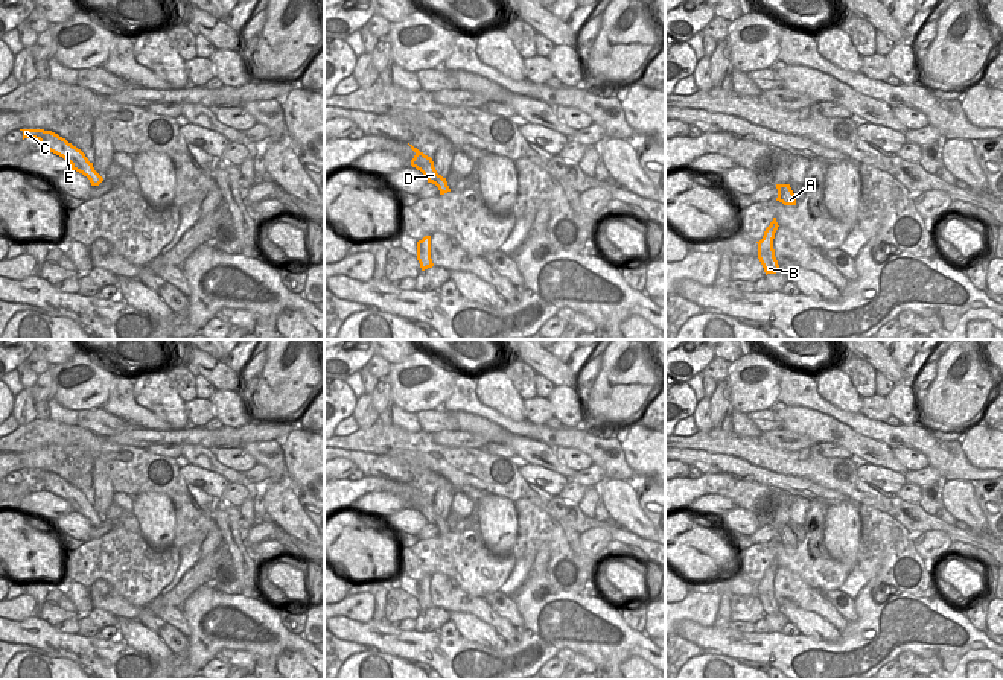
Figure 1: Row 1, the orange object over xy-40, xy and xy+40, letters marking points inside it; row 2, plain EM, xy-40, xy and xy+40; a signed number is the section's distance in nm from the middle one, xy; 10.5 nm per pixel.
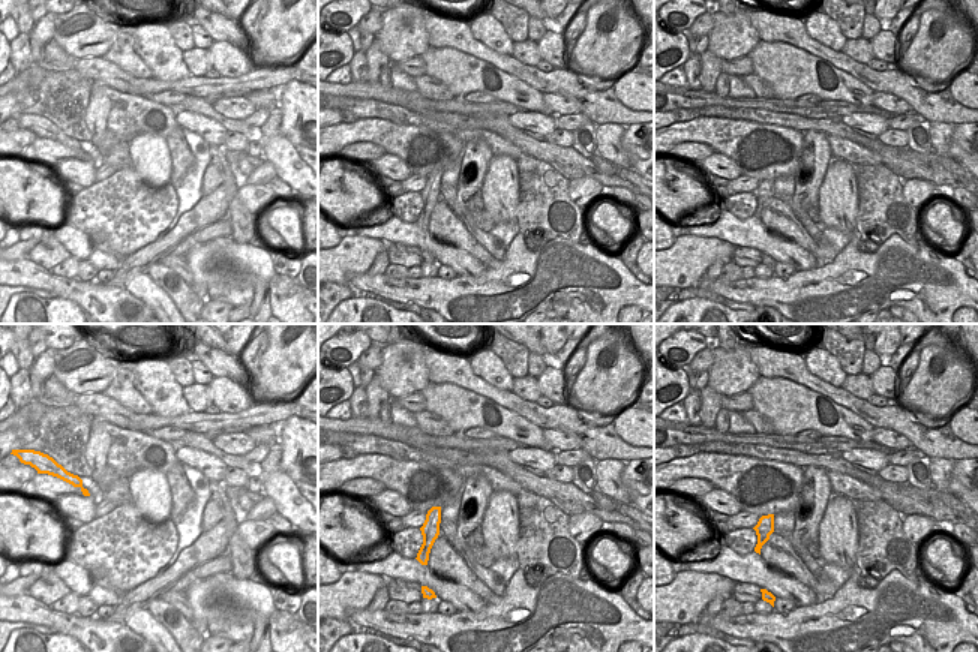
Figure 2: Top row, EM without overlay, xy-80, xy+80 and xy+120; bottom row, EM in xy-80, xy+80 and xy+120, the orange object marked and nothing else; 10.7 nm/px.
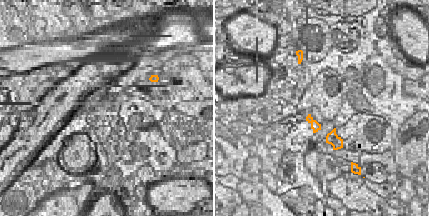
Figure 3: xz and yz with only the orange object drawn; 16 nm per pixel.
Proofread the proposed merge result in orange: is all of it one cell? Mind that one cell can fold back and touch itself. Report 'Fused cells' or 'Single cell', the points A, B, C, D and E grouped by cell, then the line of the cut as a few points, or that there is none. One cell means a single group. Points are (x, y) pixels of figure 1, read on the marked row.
Fused cells. Groups: A B / C D E. Split along xy+40 (789, 184), (776, 187).

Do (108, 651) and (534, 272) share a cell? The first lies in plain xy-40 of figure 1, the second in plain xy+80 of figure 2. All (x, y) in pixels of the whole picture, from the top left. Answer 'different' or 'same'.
same

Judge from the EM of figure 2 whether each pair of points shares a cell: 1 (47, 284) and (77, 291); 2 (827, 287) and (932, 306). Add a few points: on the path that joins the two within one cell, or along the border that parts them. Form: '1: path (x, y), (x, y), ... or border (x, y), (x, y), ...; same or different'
1: path (54, 284), (69, 288); same
2: path (852, 284), (906, 285); same

